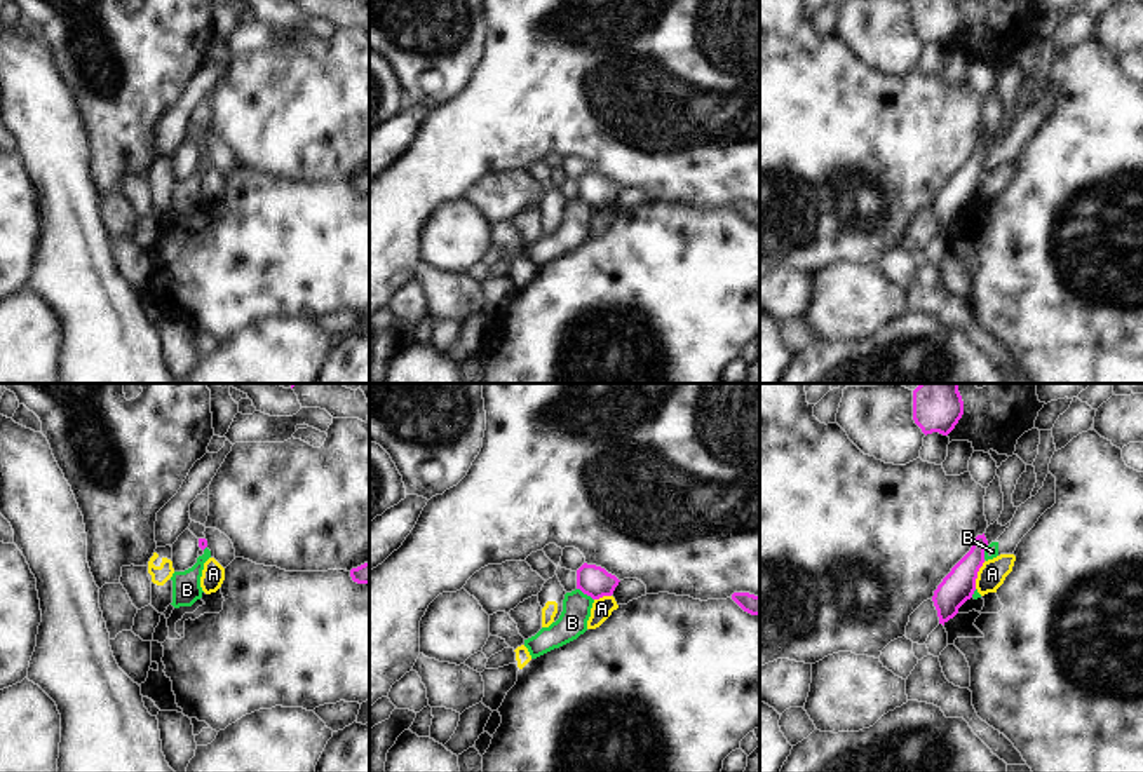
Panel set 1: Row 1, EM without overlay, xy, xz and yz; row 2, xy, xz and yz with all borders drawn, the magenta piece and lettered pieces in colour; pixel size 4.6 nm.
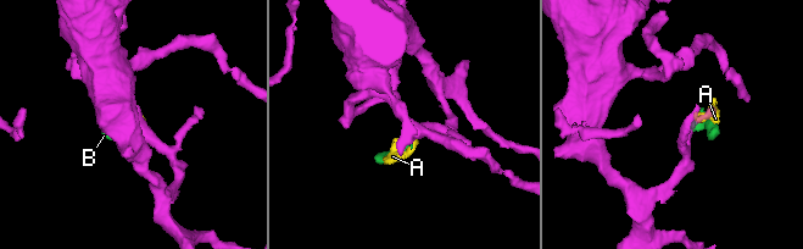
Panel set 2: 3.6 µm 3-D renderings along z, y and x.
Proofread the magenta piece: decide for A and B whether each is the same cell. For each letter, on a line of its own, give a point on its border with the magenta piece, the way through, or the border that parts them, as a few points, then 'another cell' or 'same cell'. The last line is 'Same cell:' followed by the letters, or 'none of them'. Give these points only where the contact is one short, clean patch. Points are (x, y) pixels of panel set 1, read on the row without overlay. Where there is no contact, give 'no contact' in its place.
A: meets magenta in yz at (976, 185); border along yz (985, 171), (974, 197); another cell
B: meets magenta in xz at (586, 203); border along xz (577, 197), (593, 209); another cell
Same cell: none of them

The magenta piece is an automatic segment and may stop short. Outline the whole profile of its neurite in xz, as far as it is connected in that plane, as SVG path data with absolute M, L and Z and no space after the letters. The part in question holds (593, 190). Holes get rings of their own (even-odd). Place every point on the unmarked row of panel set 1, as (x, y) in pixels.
M584 173L577 179L577 199L592 209L612 206L619 192L620 190L615 185L596 174Z

